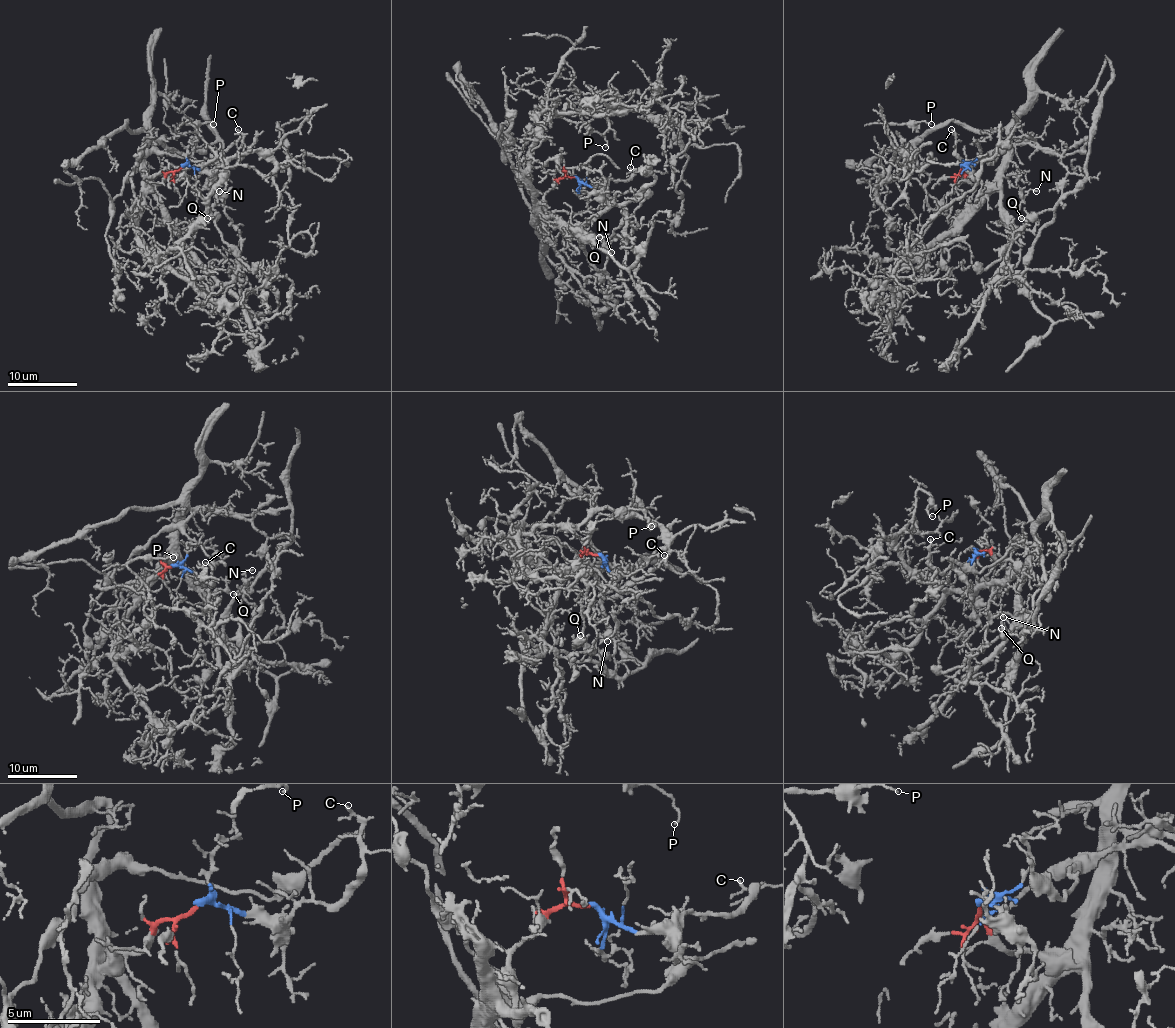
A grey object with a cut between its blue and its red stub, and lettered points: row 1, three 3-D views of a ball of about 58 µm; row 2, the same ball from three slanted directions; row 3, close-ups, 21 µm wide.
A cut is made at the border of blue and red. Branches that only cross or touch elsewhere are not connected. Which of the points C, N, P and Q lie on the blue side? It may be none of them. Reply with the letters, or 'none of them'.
C

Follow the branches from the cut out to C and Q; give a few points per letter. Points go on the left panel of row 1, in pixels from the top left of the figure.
C: (181, 166), (215, 171), (222, 164), (232, 166), (243, 154), (243, 135), (237, 130)
Q: (181, 166), (152, 184), (147, 145), (154, 140), (187, 152), (208, 171), (215, 199), (208, 218)

